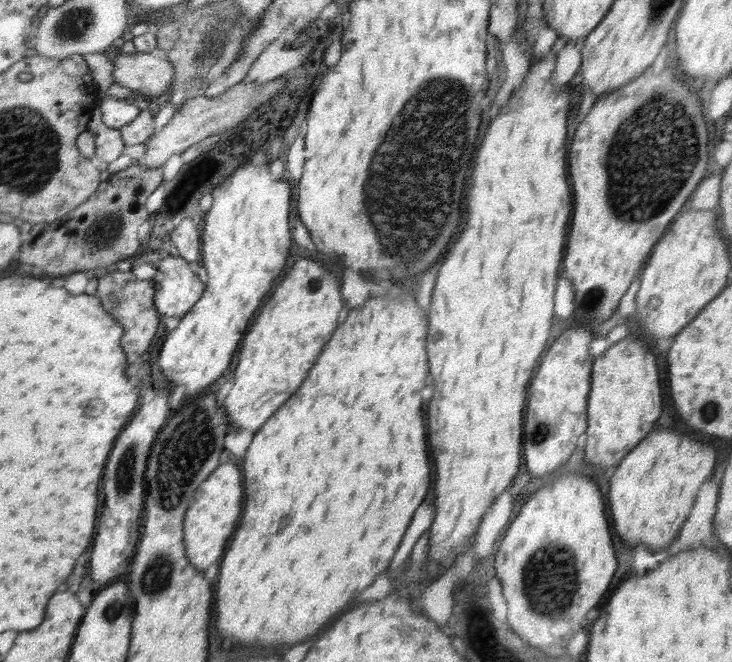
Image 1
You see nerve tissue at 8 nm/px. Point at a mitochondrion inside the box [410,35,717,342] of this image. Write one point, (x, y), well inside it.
(651, 160)

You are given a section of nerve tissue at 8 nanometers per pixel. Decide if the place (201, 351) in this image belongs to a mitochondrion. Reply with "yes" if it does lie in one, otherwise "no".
no

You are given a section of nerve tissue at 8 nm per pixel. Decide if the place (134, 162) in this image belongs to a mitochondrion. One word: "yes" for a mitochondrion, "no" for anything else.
no

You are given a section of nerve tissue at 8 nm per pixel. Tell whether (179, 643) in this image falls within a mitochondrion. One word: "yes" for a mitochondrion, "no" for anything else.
no

